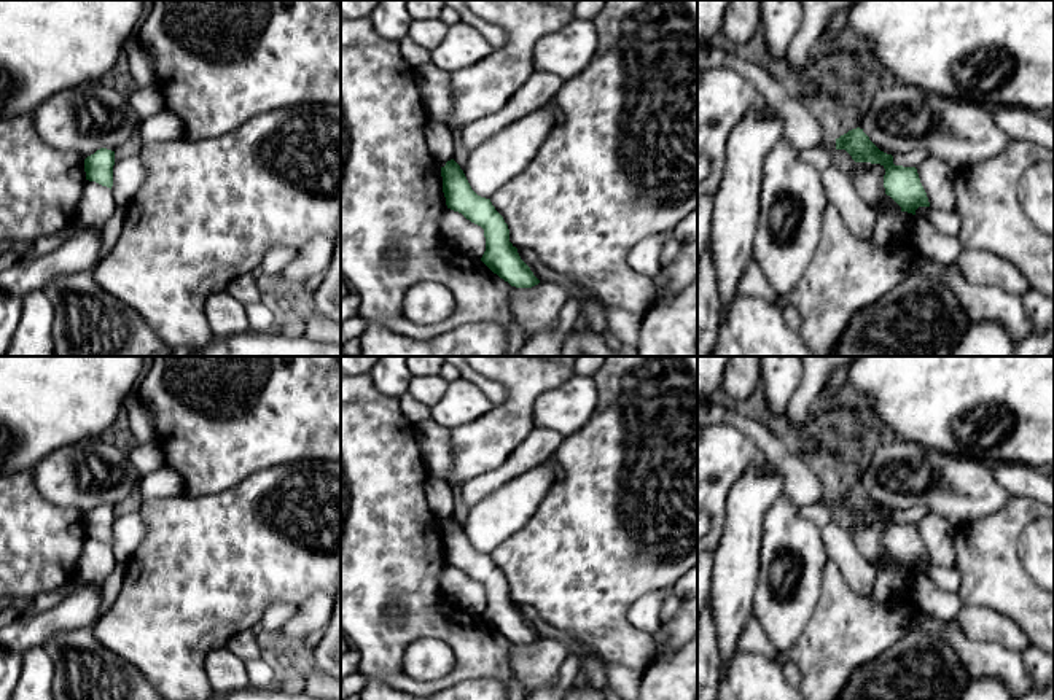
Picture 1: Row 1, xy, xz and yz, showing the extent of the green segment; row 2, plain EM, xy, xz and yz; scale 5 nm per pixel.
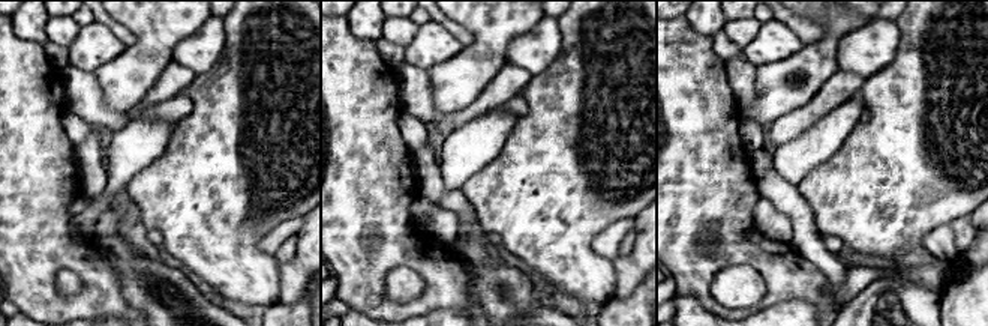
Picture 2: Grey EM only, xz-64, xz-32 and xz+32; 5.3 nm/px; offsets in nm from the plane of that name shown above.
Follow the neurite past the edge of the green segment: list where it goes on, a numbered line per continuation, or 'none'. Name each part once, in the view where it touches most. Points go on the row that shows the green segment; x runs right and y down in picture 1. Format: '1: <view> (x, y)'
none

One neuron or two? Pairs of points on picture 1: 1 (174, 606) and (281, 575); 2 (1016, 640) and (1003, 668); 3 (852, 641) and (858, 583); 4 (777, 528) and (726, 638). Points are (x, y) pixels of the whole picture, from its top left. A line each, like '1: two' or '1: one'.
1: one
2: two
3: two
4: two

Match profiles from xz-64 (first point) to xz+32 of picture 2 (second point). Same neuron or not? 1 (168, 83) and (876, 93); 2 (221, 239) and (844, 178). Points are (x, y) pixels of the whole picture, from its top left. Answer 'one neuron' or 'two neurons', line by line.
1: two neurons
2: one neuron

